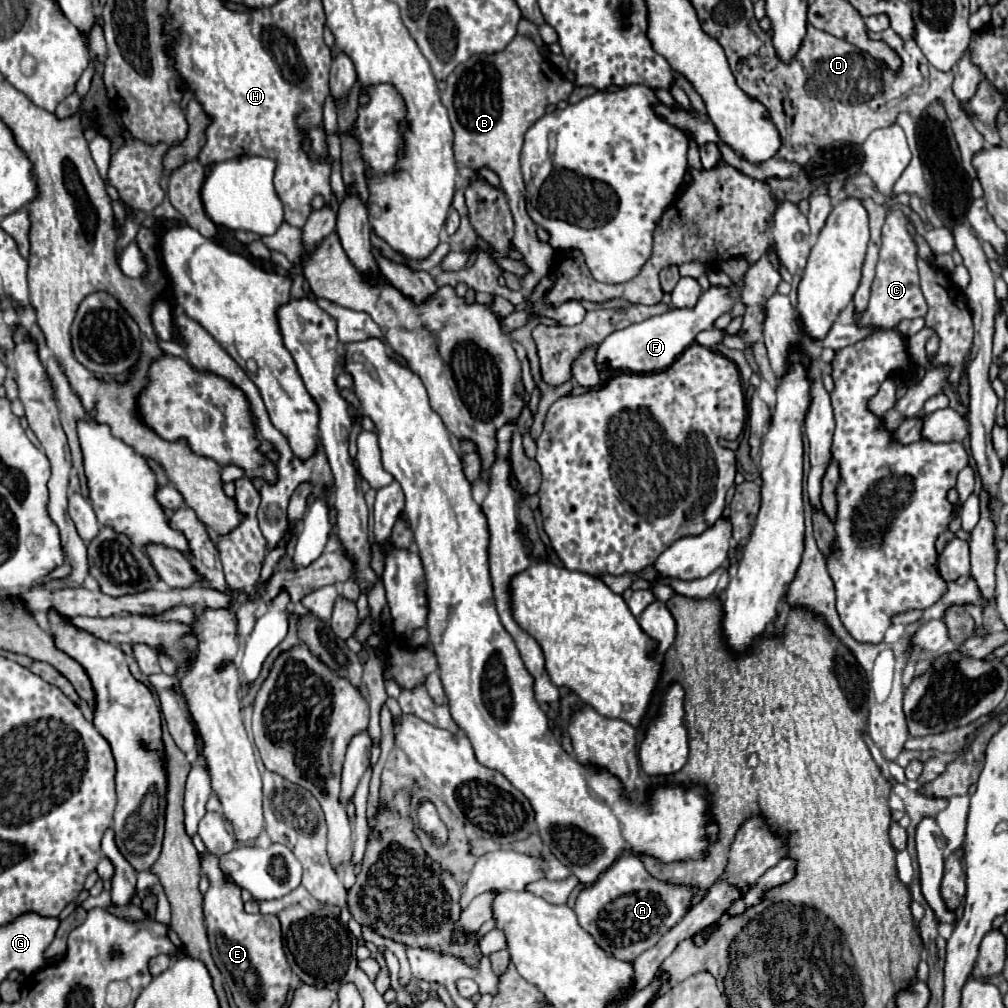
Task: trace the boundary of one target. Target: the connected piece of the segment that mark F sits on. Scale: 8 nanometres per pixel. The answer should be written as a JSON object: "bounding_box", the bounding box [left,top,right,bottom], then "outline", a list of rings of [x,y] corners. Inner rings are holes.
{"bounding_box":[595,284,739,374],"outline":[[[731,284],[731,286],[709,286],[709,290],[701,292],[699,302],[691,308],[691,310],[667,310],[665,314],[653,316],[645,322],[639,324],[631,324],[619,332],[613,332],[611,336],[607,336],[599,350],[597,350],[597,358],[595,364],[599,370],[609,368],[609,370],[617,370],[617,372],[637,372],[637,374],[647,374],[647,372],[659,372],[665,370],[667,366],[673,364],[673,360],[693,344],[695,336],[701,330],[707,330],[713,326],[713,322],[731,312],[733,304],[739,298],[739,284]]]}

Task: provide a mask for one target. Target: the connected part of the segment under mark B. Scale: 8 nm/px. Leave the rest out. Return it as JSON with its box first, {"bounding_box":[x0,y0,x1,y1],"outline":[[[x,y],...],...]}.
{"bounding_box":[441,36,573,292],"outline":[[[515,36],[499,54],[475,54],[467,62],[459,64],[447,76],[447,88],[441,94],[441,102],[449,110],[451,128],[455,132],[455,160],[469,168],[485,166],[501,180],[501,188],[515,222],[513,244],[523,254],[523,262],[531,270],[523,278],[523,290],[527,292],[531,292],[535,284],[551,272],[555,252],[549,244],[537,240],[537,224],[525,210],[525,182],[519,166],[523,136],[545,114],[549,104],[567,100],[571,92],[573,84],[553,70],[535,42],[531,38]]]}

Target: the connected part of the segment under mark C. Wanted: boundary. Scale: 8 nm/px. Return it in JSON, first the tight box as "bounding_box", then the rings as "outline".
{"bounding_box":[825,210,969,644],"outline":[[[893,210],[885,224],[883,224],[883,244],[881,244],[881,252],[879,252],[879,262],[877,262],[877,274],[875,274],[875,280],[871,284],[871,296],[869,296],[869,304],[867,308],[861,312],[861,314],[853,314],[853,322],[857,326],[871,326],[871,334],[843,350],[837,350],[835,352],[835,358],[833,358],[833,382],[835,382],[835,388],[831,392],[831,404],[833,404],[833,412],[835,412],[835,434],[833,434],[833,444],[831,444],[831,456],[839,462],[839,474],[841,474],[841,482],[837,486],[837,520],[835,520],[835,540],[833,540],[833,548],[831,548],[831,554],[825,558],[827,560],[827,570],[835,582],[835,590],[837,590],[837,612],[845,624],[845,628],[849,630],[849,634],[859,640],[859,642],[869,642],[869,644],[877,644],[883,640],[887,628],[891,626],[891,618],[895,614],[901,614],[901,612],[907,612],[907,610],[913,610],[913,608],[929,608],[933,606],[935,602],[939,602],[943,598],[943,594],[947,592],[947,582],[939,576],[939,554],[935,550],[935,540],[937,536],[947,530],[949,522],[953,520],[953,504],[947,500],[947,492],[951,488],[955,488],[955,482],[957,482],[957,474],[959,470],[963,470],[969,462],[969,454],[965,450],[963,444],[957,444],[957,442],[951,442],[951,444],[935,444],[935,442],[927,442],[927,440],[919,440],[919,442],[913,442],[913,444],[901,444],[901,442],[895,442],[893,440],[893,432],[885,430],[885,420],[875,416],[869,408],[867,408],[867,402],[869,398],[873,398],[879,390],[879,386],[889,378],[889,376],[899,376],[899,378],[911,378],[915,376],[915,370],[917,370],[917,364],[911,360],[909,352],[907,352],[907,344],[905,344],[905,336],[901,332],[897,332],[897,324],[901,320],[911,320],[911,318],[919,318],[919,316],[925,316],[927,314],[927,306],[925,306],[925,298],[921,294],[921,288],[919,288],[919,274],[917,274],[917,248],[915,248],[915,242],[913,238],[909,236],[907,228],[905,228],[905,214],[901,210]]]}

